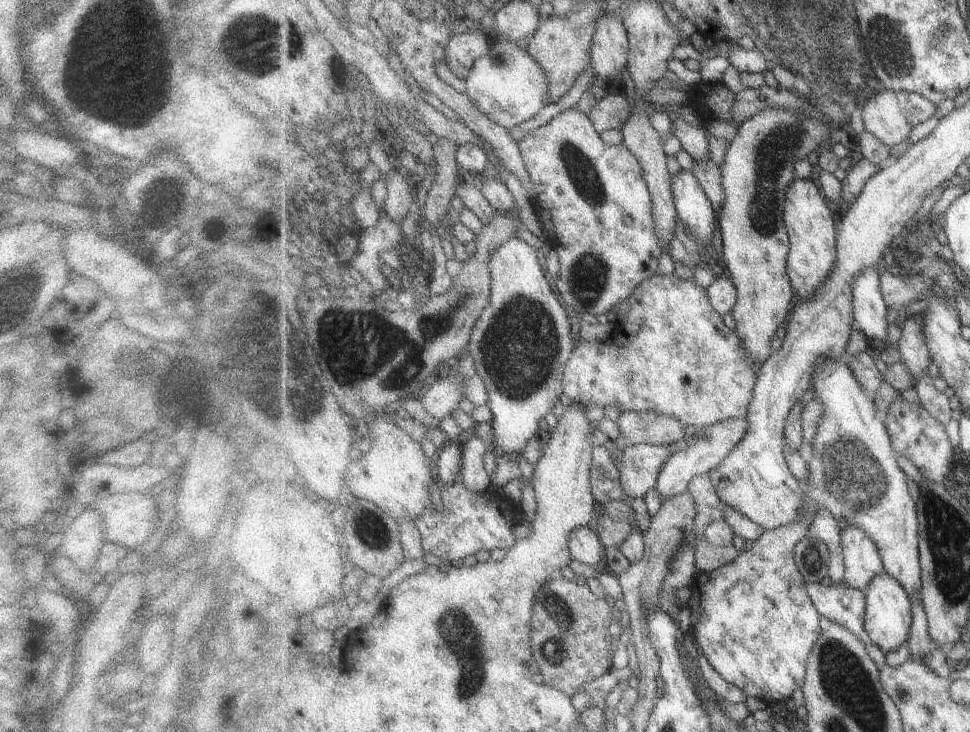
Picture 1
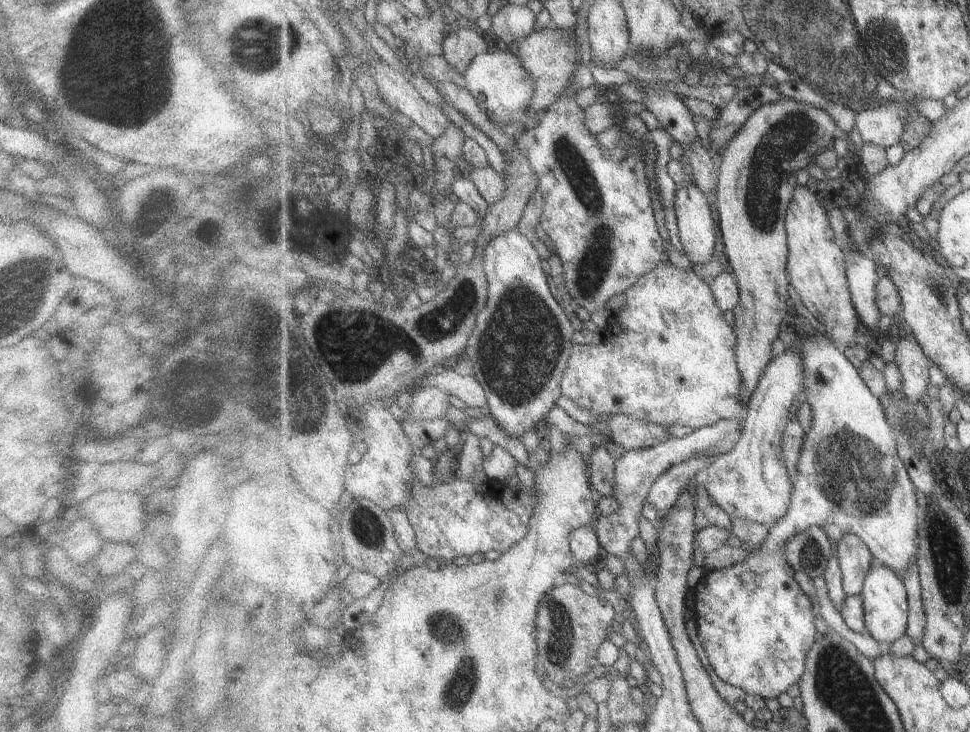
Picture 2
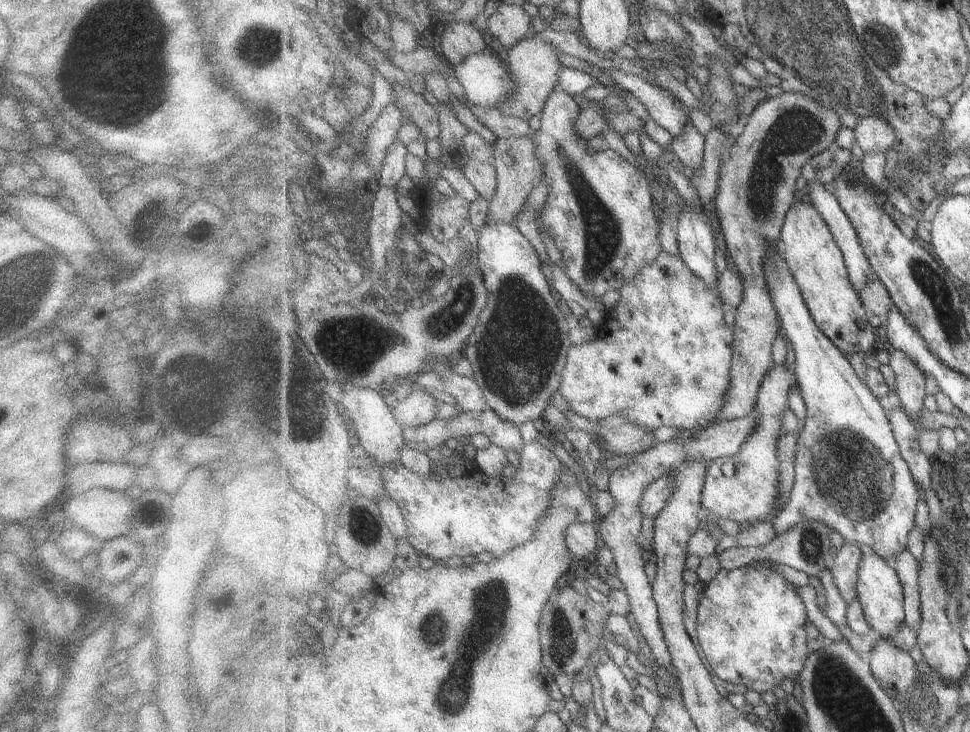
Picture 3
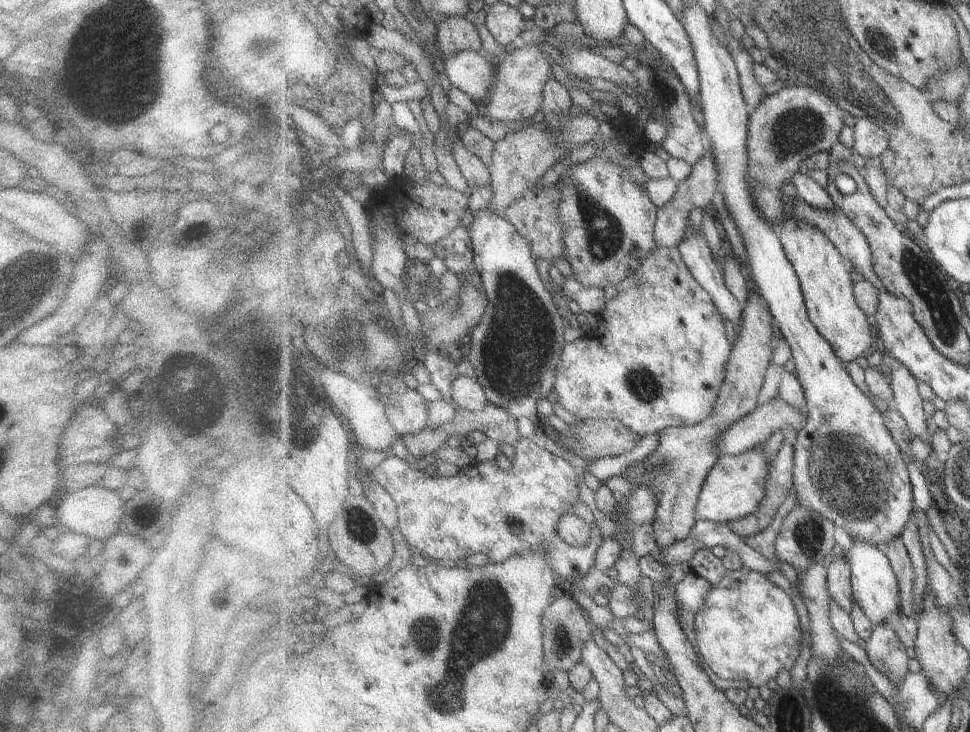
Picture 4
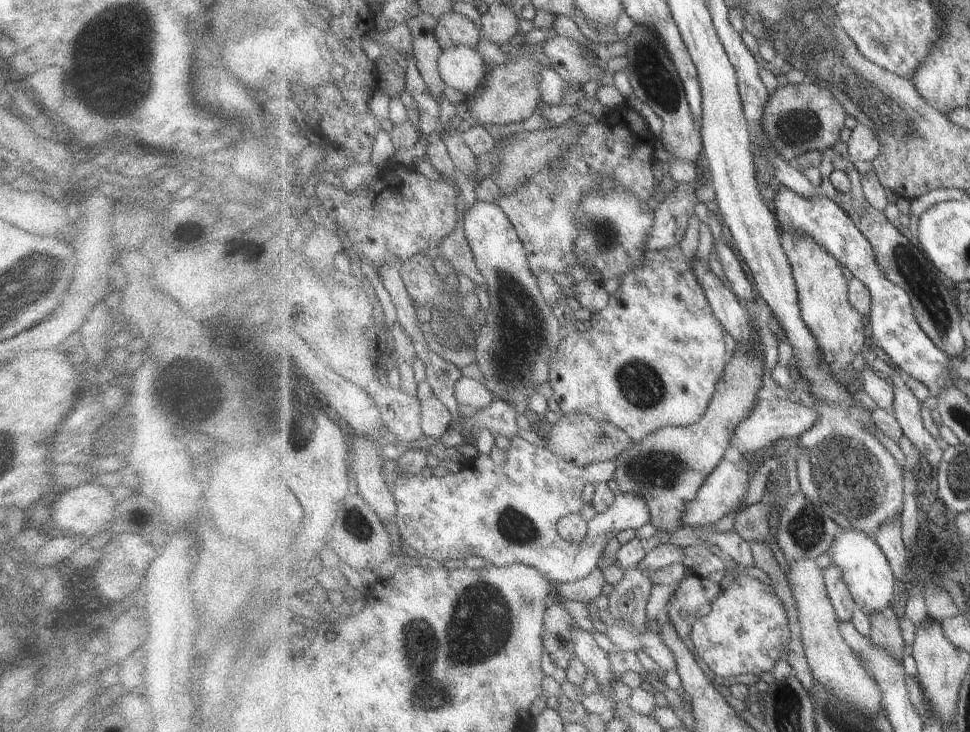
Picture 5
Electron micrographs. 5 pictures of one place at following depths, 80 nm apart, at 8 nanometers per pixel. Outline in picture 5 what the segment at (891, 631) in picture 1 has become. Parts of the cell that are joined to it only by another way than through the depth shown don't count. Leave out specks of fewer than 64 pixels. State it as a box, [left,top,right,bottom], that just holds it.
[827,529,898,615]

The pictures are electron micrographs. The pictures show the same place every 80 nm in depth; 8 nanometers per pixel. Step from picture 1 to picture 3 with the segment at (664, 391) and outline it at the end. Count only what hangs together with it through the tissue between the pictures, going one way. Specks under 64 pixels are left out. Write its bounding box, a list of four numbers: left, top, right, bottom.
[558,251,734,431]

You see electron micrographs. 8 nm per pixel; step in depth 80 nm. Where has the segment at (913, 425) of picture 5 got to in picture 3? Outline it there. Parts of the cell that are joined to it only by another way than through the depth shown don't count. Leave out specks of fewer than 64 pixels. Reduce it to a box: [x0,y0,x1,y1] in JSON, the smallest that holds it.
[889,350,927,423]

